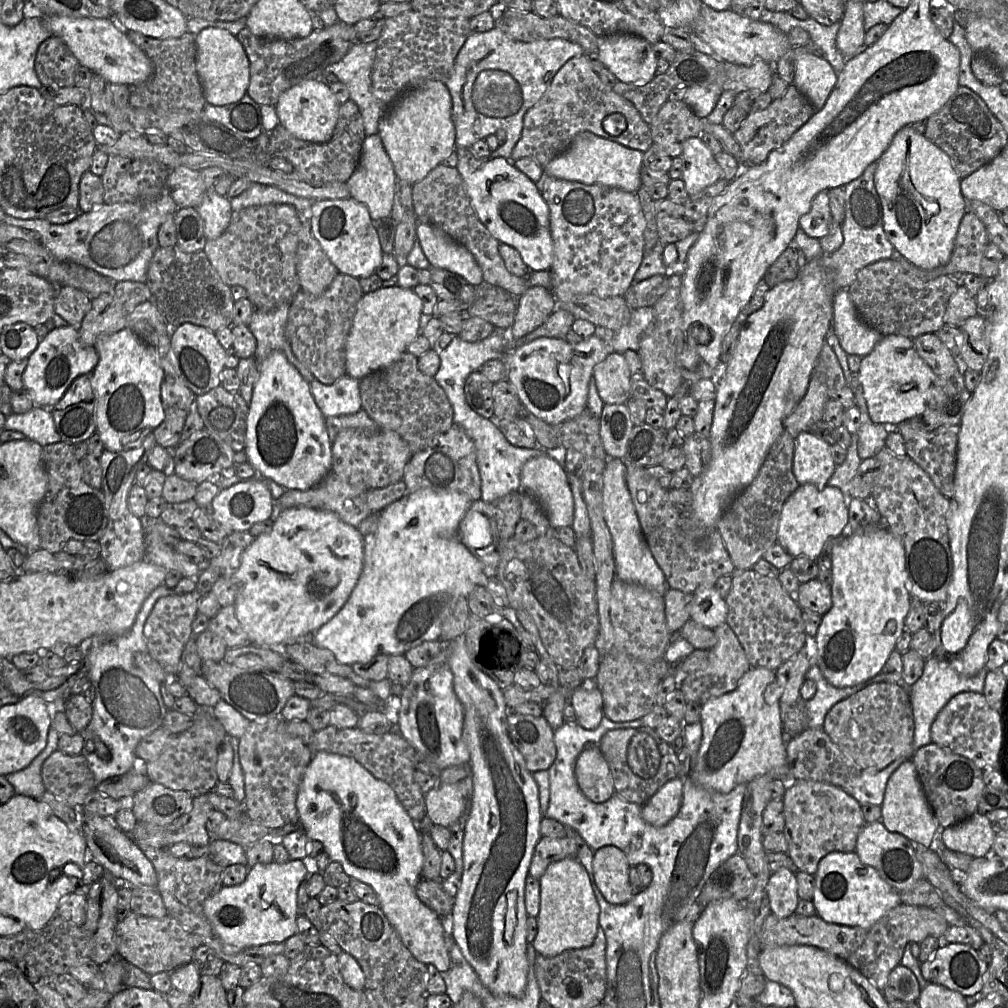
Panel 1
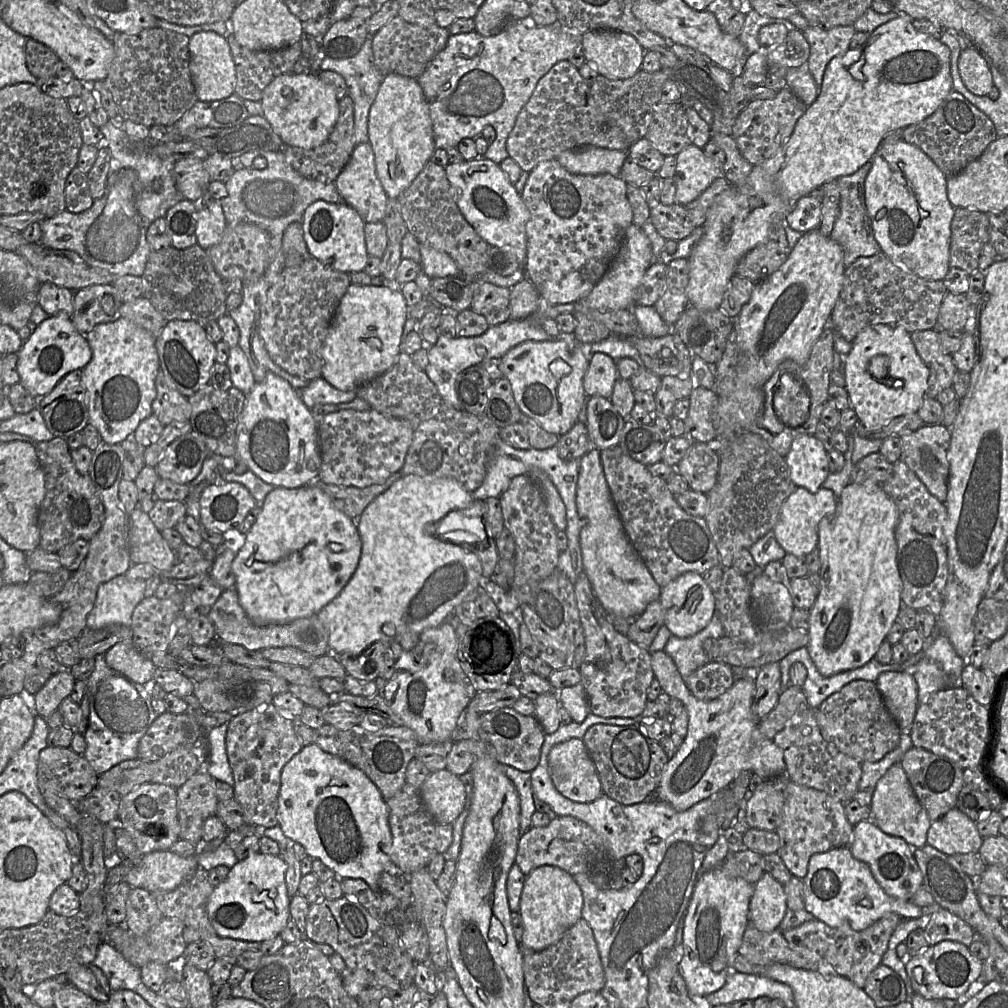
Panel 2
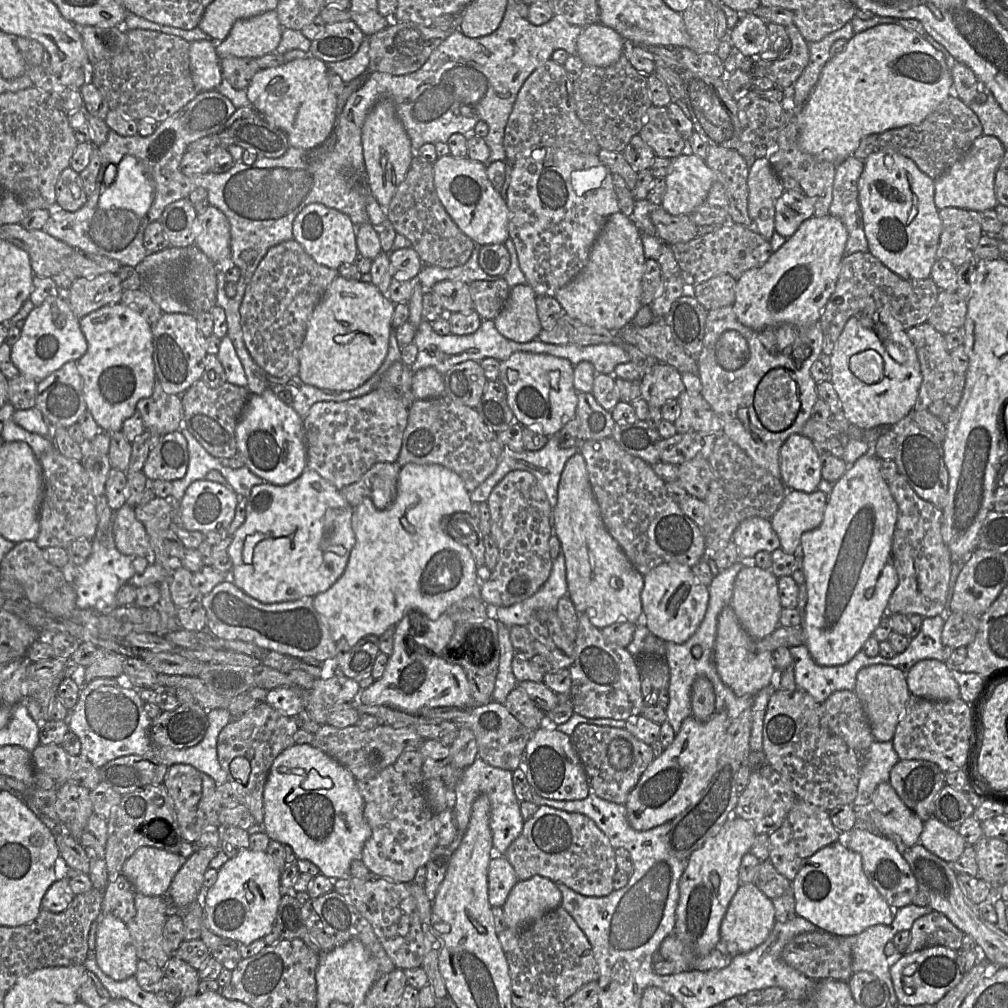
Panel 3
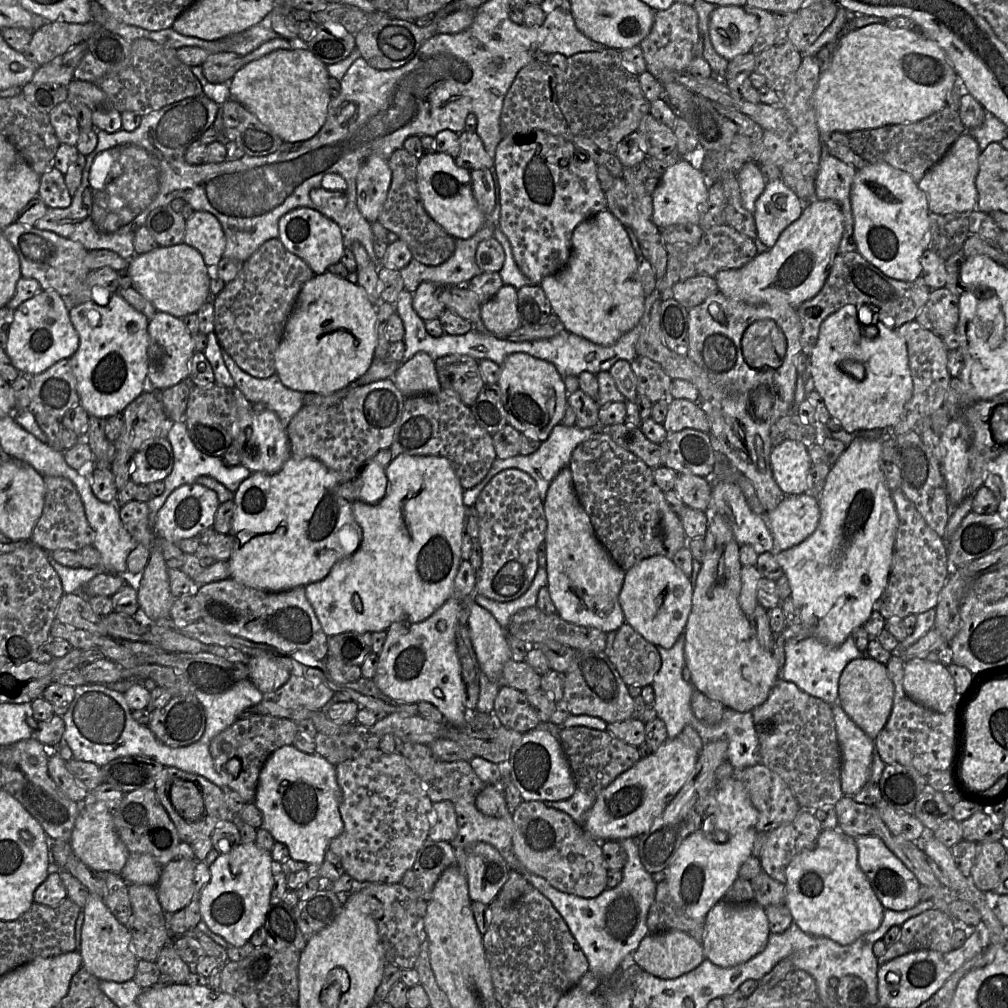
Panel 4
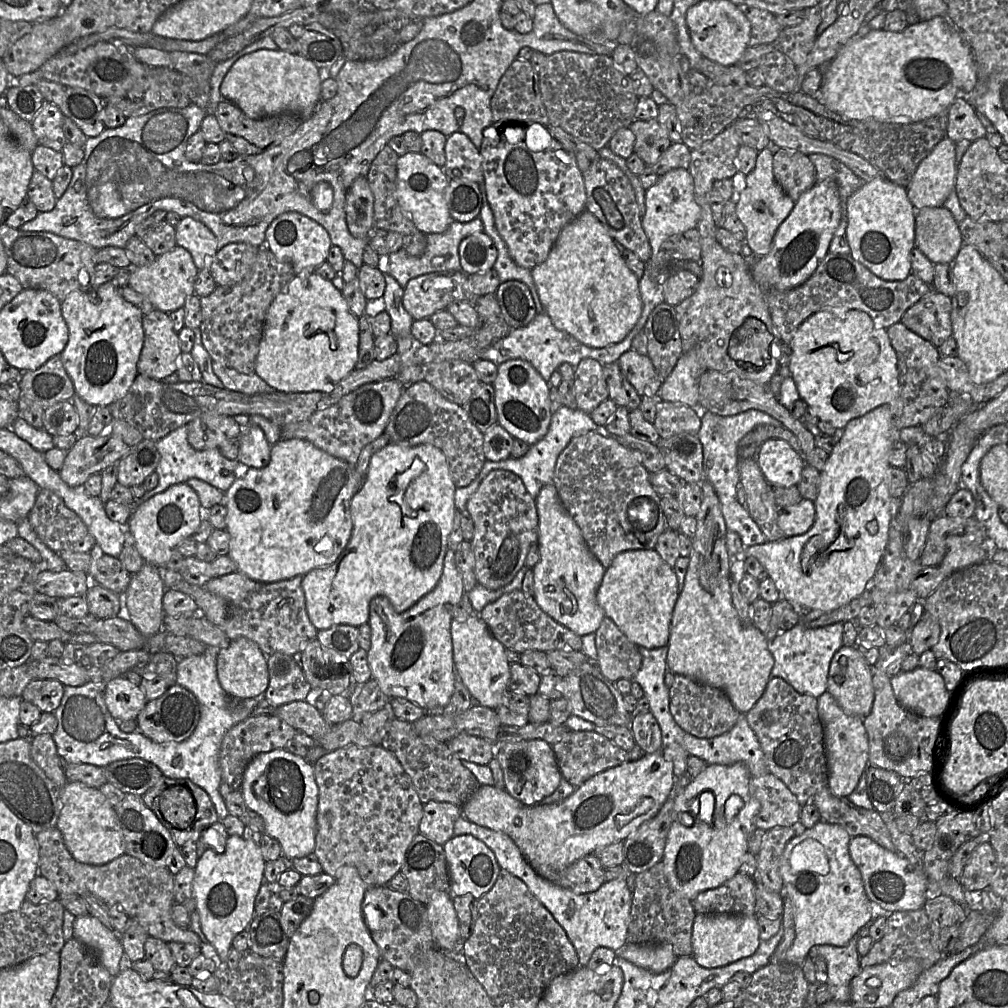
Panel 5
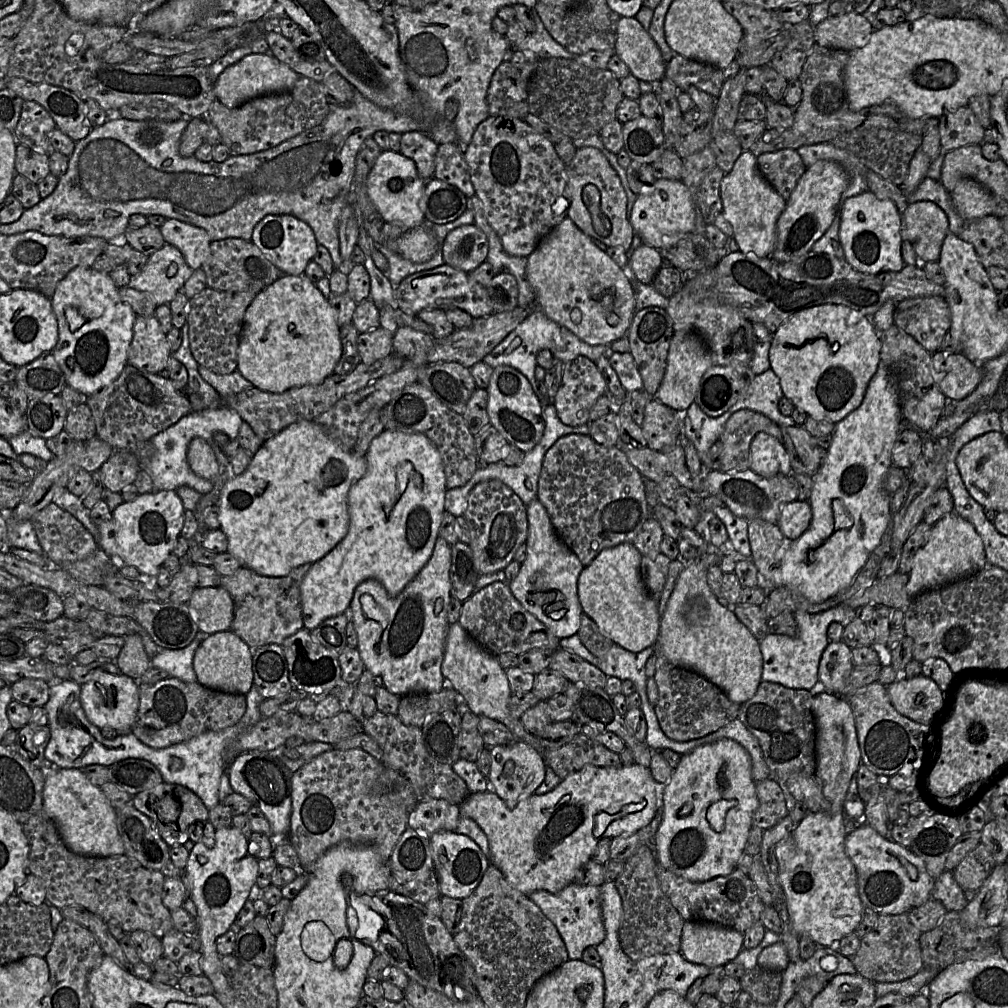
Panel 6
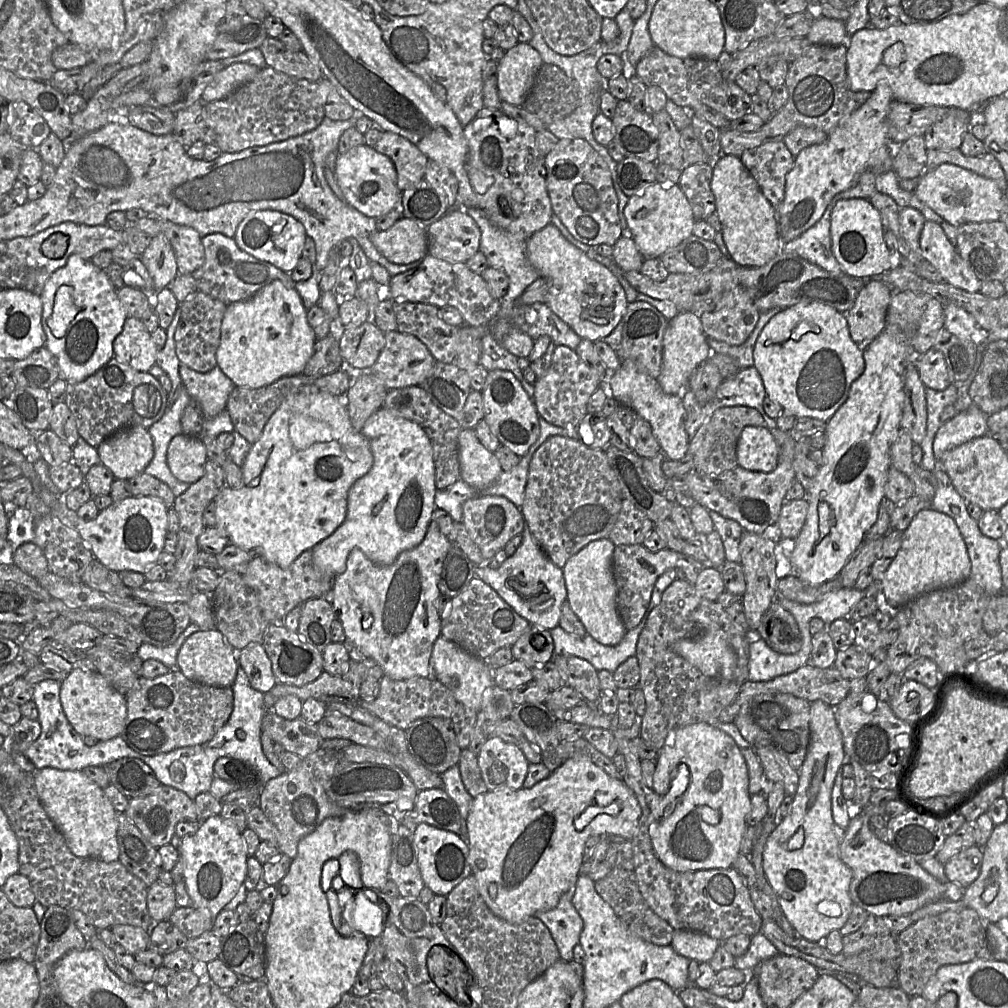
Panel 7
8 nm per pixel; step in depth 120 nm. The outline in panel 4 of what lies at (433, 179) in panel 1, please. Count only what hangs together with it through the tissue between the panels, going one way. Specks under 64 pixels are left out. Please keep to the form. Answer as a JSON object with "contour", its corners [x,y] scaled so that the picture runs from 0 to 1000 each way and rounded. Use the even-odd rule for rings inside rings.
{"contour":[[[399,147],[392,149],[384,161],[389,178],[384,197],[374,219],[402,239],[411,258],[423,264],[438,263],[449,253],[452,237],[433,221],[420,204],[414,187],[416,158]]]}

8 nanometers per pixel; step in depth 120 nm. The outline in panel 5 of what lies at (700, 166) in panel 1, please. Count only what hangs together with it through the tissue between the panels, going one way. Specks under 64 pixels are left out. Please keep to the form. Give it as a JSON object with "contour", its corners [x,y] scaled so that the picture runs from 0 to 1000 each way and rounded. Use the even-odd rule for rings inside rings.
{"contour":[[[671,167],[655,175],[652,182],[641,188],[640,199],[637,224],[649,253],[653,253],[656,243],[664,235],[690,226],[693,221],[695,208],[689,199],[688,179],[683,168]]]}

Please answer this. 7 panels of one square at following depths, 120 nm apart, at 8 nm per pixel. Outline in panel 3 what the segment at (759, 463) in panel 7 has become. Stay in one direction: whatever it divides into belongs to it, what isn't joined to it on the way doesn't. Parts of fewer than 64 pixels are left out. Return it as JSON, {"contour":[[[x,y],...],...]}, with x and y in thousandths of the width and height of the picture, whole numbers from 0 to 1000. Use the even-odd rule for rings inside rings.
{"contour":[[[784,432],[774,444],[774,474],[782,486],[808,488],[815,476],[815,457],[808,443],[807,437],[796,432]]]}

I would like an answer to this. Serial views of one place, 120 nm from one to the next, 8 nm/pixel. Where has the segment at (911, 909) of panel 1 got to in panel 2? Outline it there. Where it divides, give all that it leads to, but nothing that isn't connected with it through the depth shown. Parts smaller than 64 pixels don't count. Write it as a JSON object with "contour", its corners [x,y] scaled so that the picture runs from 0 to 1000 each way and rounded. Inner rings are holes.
{"contour":[[[880,906],[854,924],[842,920],[825,921],[811,912],[783,923],[769,922],[766,925],[753,924],[743,918],[732,946],[753,957],[775,955],[815,966],[829,966],[856,980],[862,966],[874,956],[884,928],[896,913],[900,912],[889,906]]]}

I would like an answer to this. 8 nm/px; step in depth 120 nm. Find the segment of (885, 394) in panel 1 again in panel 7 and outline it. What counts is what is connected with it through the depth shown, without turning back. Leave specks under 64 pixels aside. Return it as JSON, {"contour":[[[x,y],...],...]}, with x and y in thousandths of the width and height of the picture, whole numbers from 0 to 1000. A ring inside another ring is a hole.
{"contour":[[[796,300],[773,309],[757,324],[748,344],[748,364],[751,366],[756,375],[761,394],[766,398],[773,400],[778,408],[783,408],[791,415],[805,414],[821,418],[839,398],[845,380],[856,370],[858,366],[858,358],[856,354],[856,346],[853,345],[851,340],[847,339],[844,335],[838,311],[814,301]]]}

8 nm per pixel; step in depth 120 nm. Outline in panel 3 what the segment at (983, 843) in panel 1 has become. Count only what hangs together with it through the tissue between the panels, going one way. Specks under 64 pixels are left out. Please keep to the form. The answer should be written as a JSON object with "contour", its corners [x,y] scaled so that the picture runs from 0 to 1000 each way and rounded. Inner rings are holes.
{"contour":[[[928,811],[917,815],[912,836],[940,856],[947,855],[959,839],[949,822],[938,818]]]}

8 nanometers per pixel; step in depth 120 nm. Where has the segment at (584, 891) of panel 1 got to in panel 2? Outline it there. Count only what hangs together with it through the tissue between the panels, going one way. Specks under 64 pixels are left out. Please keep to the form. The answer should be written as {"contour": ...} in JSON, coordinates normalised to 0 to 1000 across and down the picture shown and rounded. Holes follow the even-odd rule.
{"contour":[[[538,859],[522,869],[515,907],[519,917],[518,938],[538,943],[553,936],[561,924],[577,912],[578,887],[569,869],[551,859]]]}

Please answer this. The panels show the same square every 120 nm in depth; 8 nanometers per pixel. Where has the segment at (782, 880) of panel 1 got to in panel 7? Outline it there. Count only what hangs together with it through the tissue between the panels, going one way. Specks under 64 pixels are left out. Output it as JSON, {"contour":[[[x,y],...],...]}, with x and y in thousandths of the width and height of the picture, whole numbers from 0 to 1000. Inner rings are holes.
{"contour":[[[670,924],[667,940],[676,948],[693,955],[702,955],[716,935],[700,927],[684,924]]]}

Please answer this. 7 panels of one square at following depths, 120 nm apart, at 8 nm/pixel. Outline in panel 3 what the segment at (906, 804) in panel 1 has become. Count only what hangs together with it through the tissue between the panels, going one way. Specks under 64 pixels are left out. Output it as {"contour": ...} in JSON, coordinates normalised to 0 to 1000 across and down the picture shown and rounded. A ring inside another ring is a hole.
{"contour":[[[882,776],[870,780],[860,803],[878,827],[889,827],[901,839],[912,835],[917,815],[895,796]]]}

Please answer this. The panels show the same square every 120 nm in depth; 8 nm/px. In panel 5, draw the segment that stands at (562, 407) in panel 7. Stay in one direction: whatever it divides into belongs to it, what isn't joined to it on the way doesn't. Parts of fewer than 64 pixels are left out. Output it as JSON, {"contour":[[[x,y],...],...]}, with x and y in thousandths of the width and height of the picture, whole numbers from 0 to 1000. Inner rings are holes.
{"contour":[[[580,355],[570,364],[568,388],[572,406],[586,411],[597,399],[604,396],[598,363],[587,355]]]}

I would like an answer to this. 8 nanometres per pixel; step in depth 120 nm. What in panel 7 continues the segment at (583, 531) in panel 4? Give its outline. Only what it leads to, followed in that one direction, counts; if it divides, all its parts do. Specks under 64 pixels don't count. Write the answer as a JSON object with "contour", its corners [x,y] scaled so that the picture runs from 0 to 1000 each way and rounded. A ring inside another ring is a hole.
{"contour":[[[522,518],[517,541],[511,549],[492,564],[481,561],[473,561],[471,573],[488,582],[503,599],[527,620],[534,620],[543,625],[555,620],[557,603],[563,593],[559,566],[545,555],[530,536],[522,523]]]}

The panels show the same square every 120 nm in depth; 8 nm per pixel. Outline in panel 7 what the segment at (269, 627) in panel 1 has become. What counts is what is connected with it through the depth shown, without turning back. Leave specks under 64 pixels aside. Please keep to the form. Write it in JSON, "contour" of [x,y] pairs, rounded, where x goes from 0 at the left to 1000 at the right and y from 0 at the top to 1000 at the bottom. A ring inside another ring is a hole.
{"contour":[[[292,389],[286,392],[278,404],[270,411],[261,426],[259,434],[255,438],[250,440],[240,463],[241,482],[238,485],[229,485],[222,482],[212,495],[214,501],[214,524],[227,535],[229,540],[253,552],[260,553],[278,563],[284,564],[299,549],[304,546],[310,546],[339,521],[344,511],[345,491],[348,483],[355,475],[364,470],[370,461],[370,451],[366,438],[359,429],[353,428],[350,425],[339,396],[340,394],[334,394],[326,390]]]}

